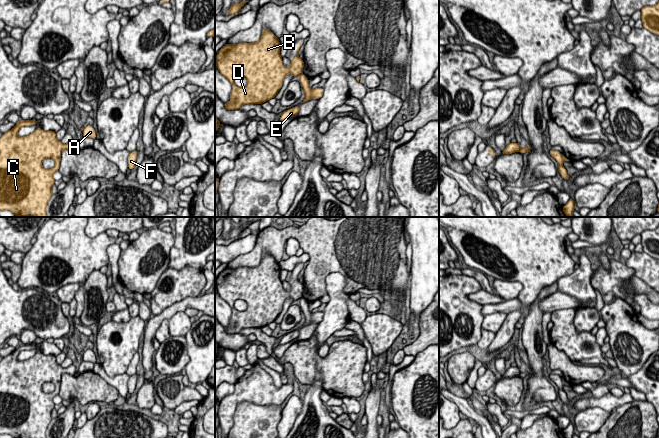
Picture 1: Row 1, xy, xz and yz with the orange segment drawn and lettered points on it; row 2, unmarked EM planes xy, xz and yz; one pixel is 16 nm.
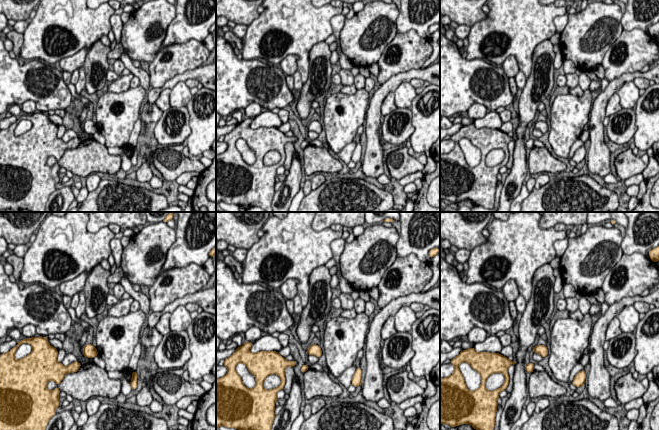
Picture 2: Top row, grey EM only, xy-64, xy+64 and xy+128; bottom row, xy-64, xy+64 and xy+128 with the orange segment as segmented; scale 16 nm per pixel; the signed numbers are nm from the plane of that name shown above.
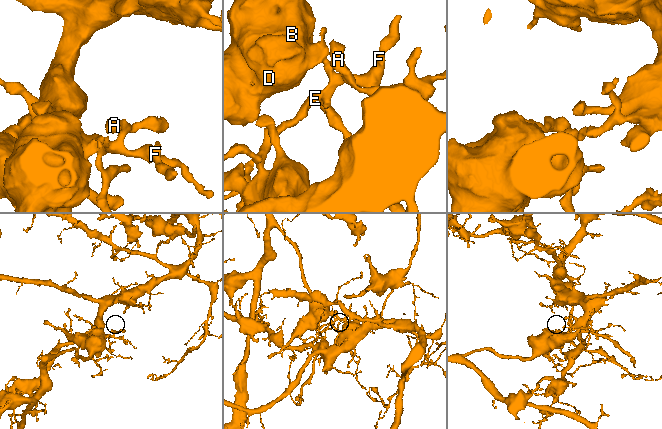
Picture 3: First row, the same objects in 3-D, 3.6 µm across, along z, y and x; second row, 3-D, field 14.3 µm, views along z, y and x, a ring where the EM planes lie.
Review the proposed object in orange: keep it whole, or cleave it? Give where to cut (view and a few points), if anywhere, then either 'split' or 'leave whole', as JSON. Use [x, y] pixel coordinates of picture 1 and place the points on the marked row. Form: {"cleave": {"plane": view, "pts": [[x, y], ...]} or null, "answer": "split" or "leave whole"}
{"cleave": {"plane": "xz", "pts": [[302, 73], [298, 75]]}, "answer": "split"}

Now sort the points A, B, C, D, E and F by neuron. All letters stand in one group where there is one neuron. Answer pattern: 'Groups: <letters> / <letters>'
Groups: A E F / B C D

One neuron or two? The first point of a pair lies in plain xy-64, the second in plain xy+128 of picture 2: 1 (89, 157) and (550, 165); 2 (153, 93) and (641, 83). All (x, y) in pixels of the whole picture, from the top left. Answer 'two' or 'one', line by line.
1: one
2: two

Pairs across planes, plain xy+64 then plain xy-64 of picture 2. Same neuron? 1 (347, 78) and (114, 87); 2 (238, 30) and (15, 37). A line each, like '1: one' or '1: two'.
1: two
2: two

